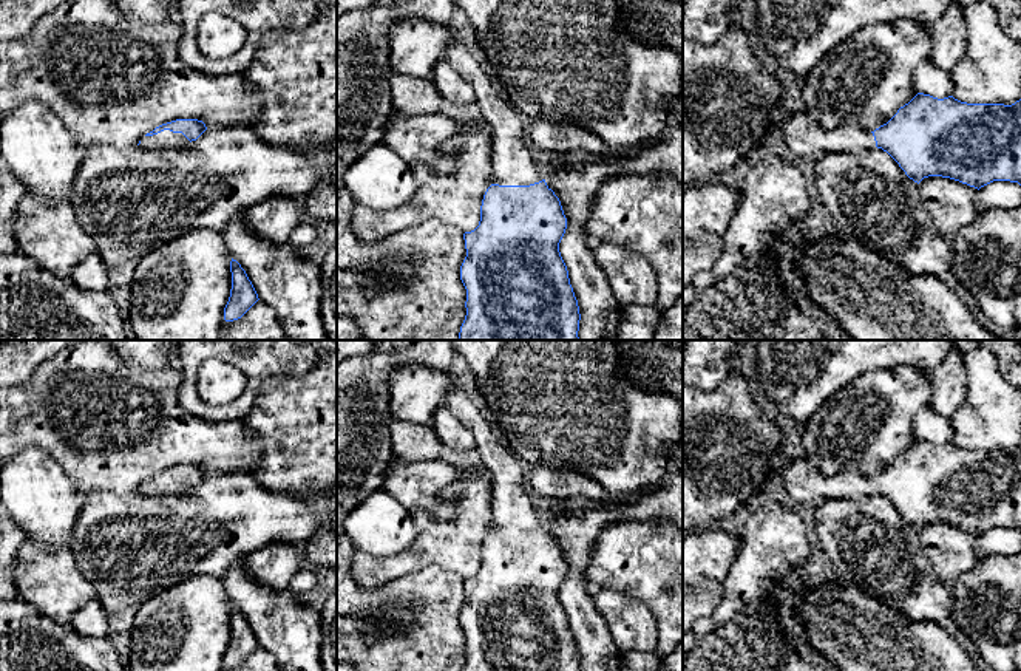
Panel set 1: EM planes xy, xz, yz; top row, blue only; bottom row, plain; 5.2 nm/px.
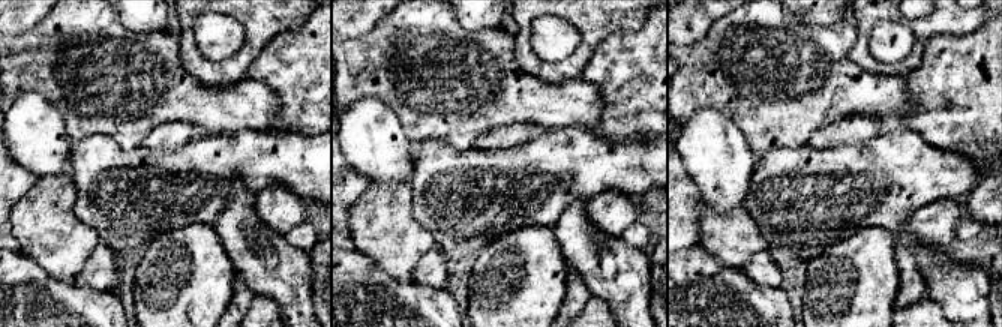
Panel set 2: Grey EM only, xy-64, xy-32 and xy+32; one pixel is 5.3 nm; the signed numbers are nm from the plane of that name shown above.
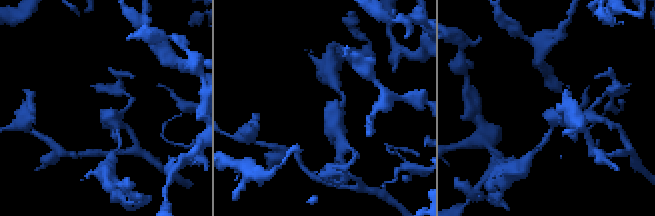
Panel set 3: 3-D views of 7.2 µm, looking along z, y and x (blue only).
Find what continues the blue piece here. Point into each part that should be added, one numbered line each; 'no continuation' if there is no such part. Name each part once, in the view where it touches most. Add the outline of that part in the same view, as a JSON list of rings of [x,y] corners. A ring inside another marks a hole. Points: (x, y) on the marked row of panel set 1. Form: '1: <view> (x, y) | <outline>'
1: xz (512, 163) | [[[459,39],[448,45],[445,60],[473,87],[476,102],[491,131],[491,184],[530,186],[542,181],[545,176],[531,159],[516,108],[499,96]]]

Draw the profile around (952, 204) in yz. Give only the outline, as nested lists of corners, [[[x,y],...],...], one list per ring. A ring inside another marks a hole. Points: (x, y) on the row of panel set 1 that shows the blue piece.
[[[928,176],[919,182],[919,192],[935,229],[948,241],[978,215],[978,189],[959,181]]]

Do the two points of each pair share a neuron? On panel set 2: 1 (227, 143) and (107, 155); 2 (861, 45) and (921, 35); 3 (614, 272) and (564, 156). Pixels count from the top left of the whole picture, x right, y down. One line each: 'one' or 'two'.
1: one
2: one
3: two

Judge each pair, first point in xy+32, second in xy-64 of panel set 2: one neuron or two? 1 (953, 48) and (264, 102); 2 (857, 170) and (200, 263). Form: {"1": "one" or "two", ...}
{"1": "two", "2": "two"}

